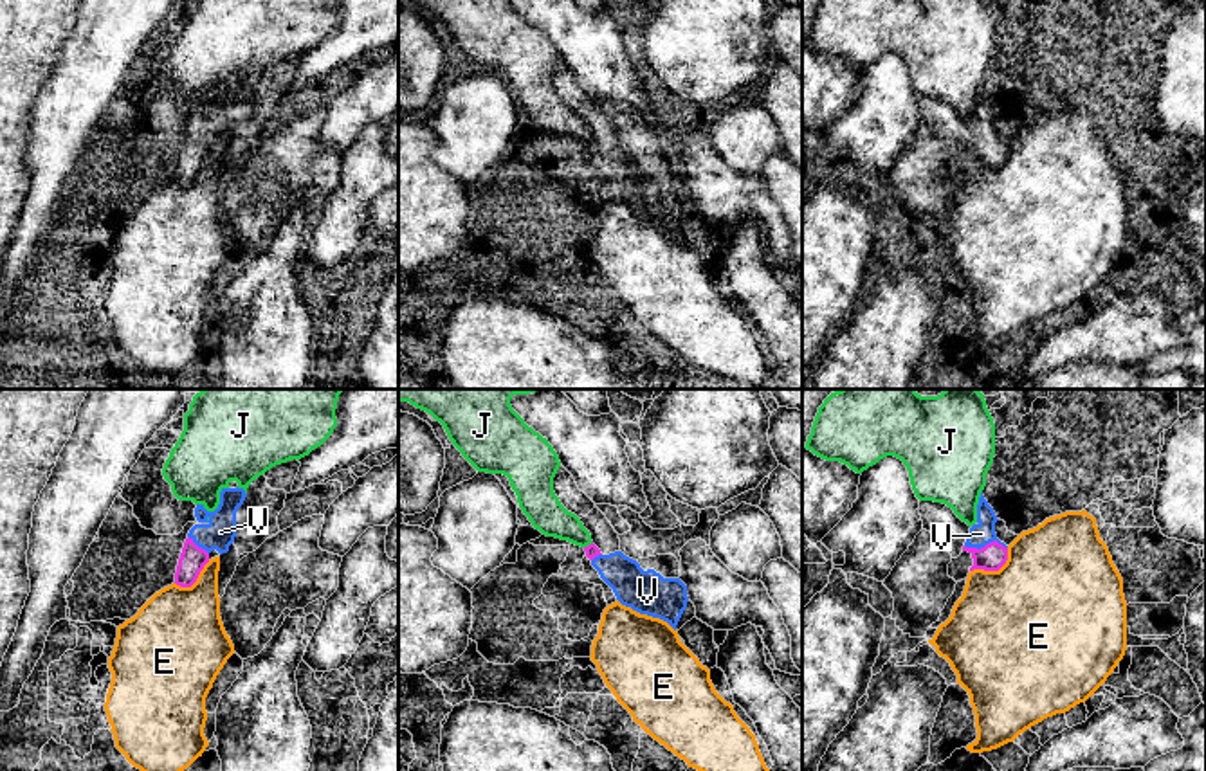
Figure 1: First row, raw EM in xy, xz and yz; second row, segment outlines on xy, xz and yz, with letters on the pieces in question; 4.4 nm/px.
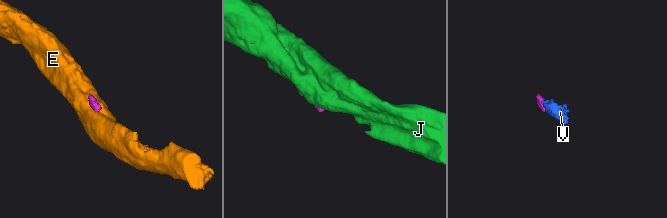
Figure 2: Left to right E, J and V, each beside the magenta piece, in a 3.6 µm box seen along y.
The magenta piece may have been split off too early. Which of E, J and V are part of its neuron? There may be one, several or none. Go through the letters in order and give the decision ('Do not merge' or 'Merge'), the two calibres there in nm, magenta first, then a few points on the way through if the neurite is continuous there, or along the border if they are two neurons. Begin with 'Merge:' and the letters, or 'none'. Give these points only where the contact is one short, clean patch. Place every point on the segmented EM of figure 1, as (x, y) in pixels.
Merge: V
E: Do not merge. Thickness 120 nm (magenta) against 480 nm. Boundary: yz (1008, 548), (1008, 559), (997, 570), (970, 571)
J: Do not merge. Thickness 60 nm (magenta) against 160 nm. Boundary: xz (592, 541), (584, 548)
V: Merge. Thickness 120 nm (magenta) against 100 nm. Path across: yz (992, 557), (986, 544), (981, 534)

